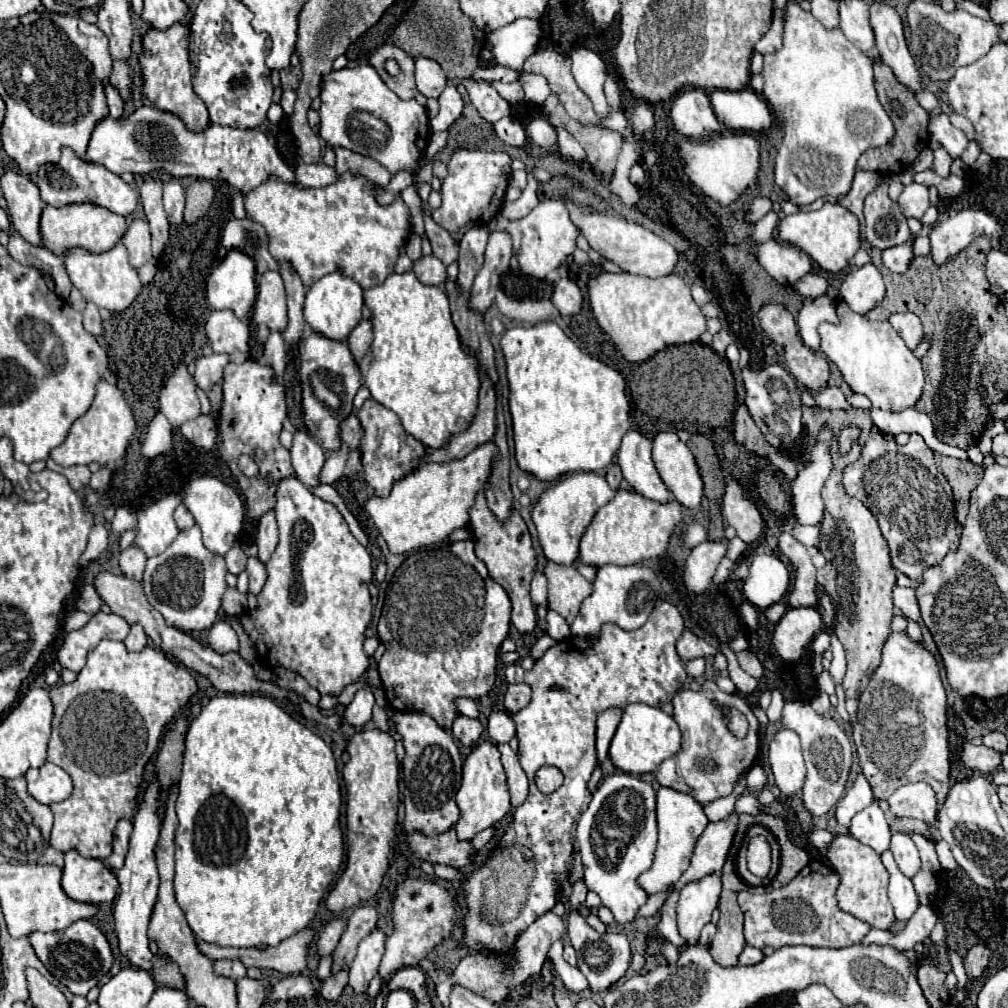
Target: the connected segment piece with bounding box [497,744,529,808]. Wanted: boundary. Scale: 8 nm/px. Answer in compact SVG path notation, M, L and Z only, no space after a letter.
M499 744L497 746L501 752L501 762L505 766L507 772L507 784L509 784L509 792L511 792L511 804L517 808L525 802L529 788L527 788L527 776L523 772L523 768L519 766L517 754L511 750L509 744Z

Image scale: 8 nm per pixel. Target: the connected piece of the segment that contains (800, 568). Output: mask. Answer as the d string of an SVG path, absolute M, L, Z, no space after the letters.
M785 532L779 534L777 548L797 568L797 574L801 574L801 584L795 584L795 592L801 592L805 596L805 592L809 590L809 598L815 598L815 586L817 586L815 566L811 564L811 556L807 548L799 540L795 540L791 534L785 534Z

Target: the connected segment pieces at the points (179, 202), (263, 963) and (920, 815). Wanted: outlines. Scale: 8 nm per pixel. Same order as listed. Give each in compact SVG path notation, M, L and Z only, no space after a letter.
M177 180L165 182L165 186L163 186L163 204L165 204L165 212L169 216L169 224L179 226L183 222L185 190Z
M307 926L293 936L285 938L277 946L269 946L265 950L259 948L221 948L215 944L207 944L203 940L199 942L199 950L207 954L211 960L221 958L235 958L241 960L247 968L271 968L281 974L301 974L307 970L307 956L309 956L309 944L315 938L315 928Z
M925 782L917 784L905 784L897 788L889 796L889 806L893 816L907 816L907 818L917 818L929 824L931 830L931 842L937 842L937 798L931 786Z

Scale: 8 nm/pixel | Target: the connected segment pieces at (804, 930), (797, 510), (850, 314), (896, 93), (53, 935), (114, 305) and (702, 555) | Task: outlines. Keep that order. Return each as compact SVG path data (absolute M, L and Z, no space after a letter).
M809 862L789 884L755 894L749 890L739 892L739 906L745 914L745 940L749 946L763 950L765 946L813 946L813 948L845 948L861 942L869 926L851 914L839 910L835 890L839 876L821 862Z
M823 430L819 434L817 446L811 448L811 464L803 468L797 480L791 484L791 518L799 524L817 526L823 518L823 500L821 486L831 472L831 456L829 456L829 440L831 432Z
M837 300L835 310L839 324L823 322L819 326L821 350L839 368L851 390L867 396L879 410L903 410L915 406L923 390L923 368L897 330L889 322L865 320L843 300Z
M875 64L873 66L875 70L875 88L877 88L877 96L879 96L879 102L881 106L885 108L885 112L889 114L889 118L893 120L895 124L895 136L891 138L891 142L887 146L881 146L881 148L875 148L875 150L865 150L857 162L859 168L863 170L875 170L879 174L899 174L903 170L907 170L911 166L911 162L917 158L919 150L925 146L925 142L929 144L929 130L927 130L927 136L923 136L923 144L921 142L921 128L923 128L923 122L929 120L927 112L919 106L917 98L913 94L909 94L899 82L897 78L893 76L891 68L885 66L885 64Z
M77 920L63 932L33 932L29 940L35 948L35 954L47 966L47 970L53 976L57 976L73 994L81 996L85 996L93 986L97 986L99 978L109 972L115 960L105 934L89 920Z
M121 242L103 254L91 254L83 248L73 248L65 254L65 268L73 286L85 296L85 300L95 302L99 308L107 308L109 312L123 312L129 308L143 288L137 270L129 264L127 248Z
M723 538L721 542L707 540L691 550L683 572L683 582L689 590L699 594L709 588L717 564L723 556L727 556L727 542L727 538Z

